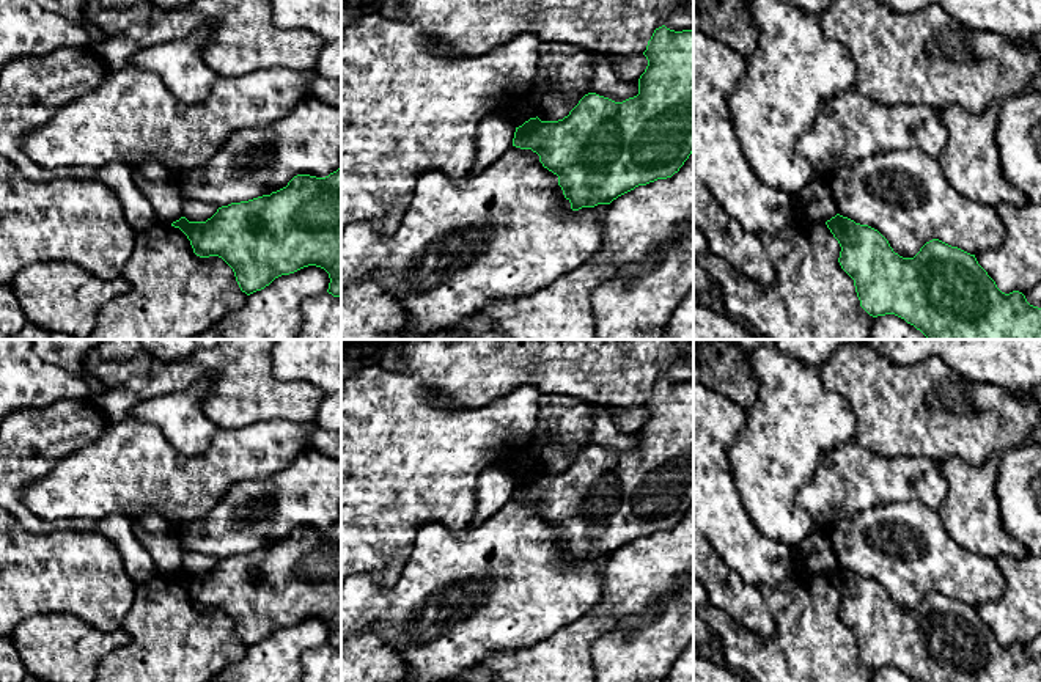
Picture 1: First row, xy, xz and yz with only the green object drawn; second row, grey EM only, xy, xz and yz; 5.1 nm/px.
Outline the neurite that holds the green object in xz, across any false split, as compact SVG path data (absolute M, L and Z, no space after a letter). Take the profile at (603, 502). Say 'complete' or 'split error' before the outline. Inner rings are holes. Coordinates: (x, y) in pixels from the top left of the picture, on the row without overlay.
complete; M654 382L643 407L648 412L638 431L638 446L615 454L596 445L585 446L568 468L558 473L530 470L516 479L513 498L532 501L544 520L558 528L558 537L572 563L610 556L618 548L657 531L671 530L693 504L693 382Z

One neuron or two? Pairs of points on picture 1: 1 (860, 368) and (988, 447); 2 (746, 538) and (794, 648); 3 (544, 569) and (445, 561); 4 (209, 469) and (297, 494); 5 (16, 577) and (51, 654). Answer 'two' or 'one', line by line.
1: one
2: two
3: one
4: two
5: two

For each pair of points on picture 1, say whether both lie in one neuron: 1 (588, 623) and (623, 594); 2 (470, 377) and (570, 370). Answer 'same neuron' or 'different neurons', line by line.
1: same neuron
2: same neuron

